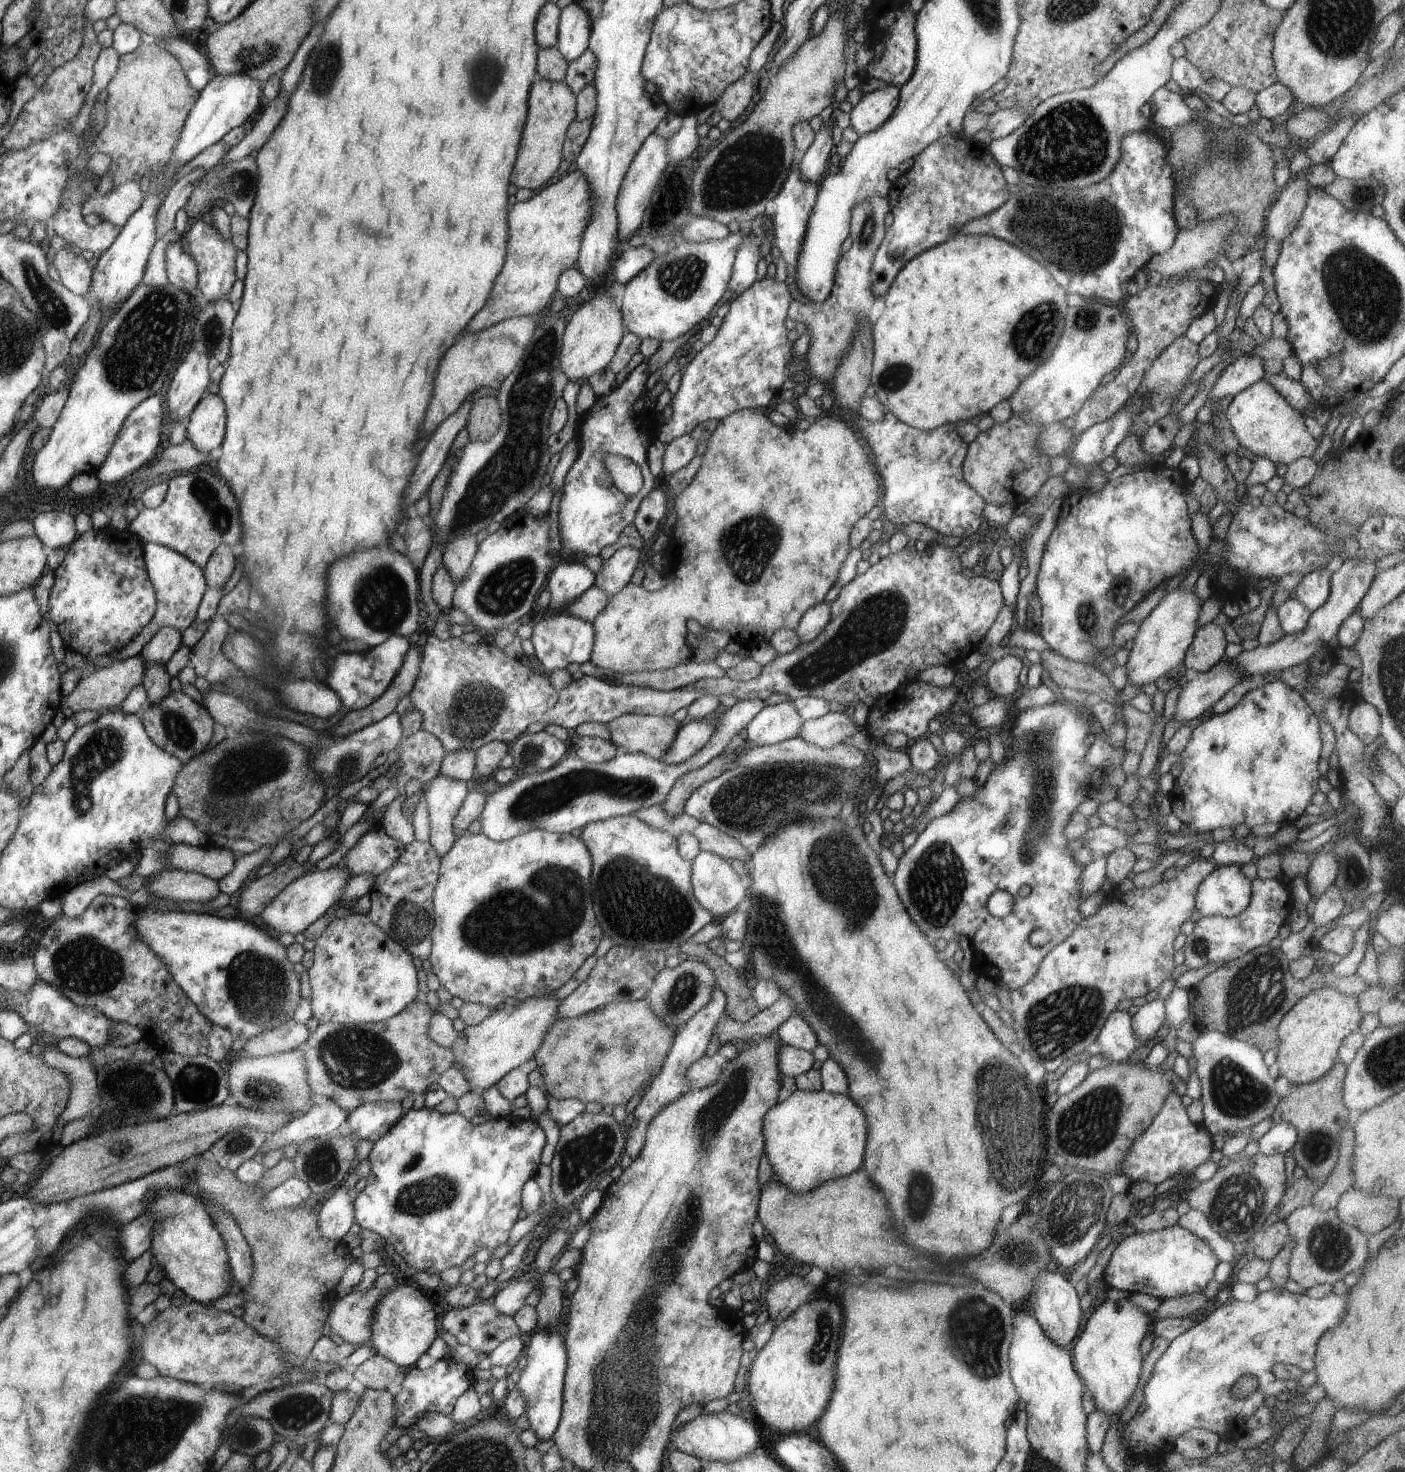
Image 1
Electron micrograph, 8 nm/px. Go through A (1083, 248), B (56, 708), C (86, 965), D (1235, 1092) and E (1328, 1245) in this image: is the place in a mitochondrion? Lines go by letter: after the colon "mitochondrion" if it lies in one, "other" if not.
A: mitochondrion
B: other
C: mitochondrion
D: mitochondrion
E: mitochondrion

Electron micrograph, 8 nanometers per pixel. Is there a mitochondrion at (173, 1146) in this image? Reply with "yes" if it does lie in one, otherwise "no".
no

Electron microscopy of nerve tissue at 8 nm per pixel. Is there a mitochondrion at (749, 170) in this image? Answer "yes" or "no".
yes

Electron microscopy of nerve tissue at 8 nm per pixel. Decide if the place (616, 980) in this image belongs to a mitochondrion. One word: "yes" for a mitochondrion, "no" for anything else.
no

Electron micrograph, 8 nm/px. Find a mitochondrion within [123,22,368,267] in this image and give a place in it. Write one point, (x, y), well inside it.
(326, 66)

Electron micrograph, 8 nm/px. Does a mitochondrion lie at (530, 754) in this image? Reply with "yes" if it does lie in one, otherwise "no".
yes

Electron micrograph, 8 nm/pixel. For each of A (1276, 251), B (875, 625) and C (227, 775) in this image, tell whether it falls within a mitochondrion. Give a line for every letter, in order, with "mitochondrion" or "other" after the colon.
A: other
B: mitochondrion
C: mitochondrion

